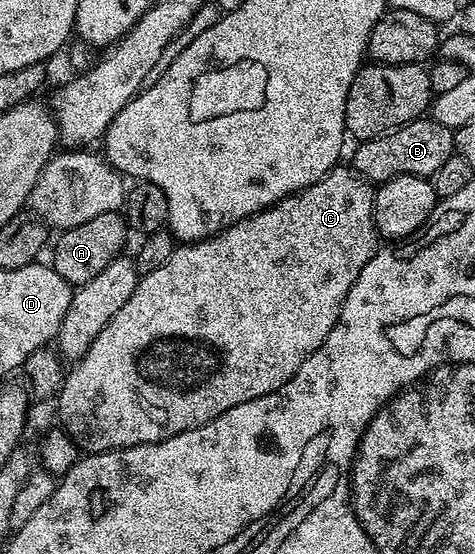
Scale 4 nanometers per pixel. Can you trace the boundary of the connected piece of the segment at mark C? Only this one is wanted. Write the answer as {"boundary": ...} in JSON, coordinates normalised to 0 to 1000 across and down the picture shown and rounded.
{"boundary":[[[712,300],[699,303],[672,329],[596,357],[585,368],[539,383],[520,397],[495,401],[472,419],[438,426],[434,433],[389,437],[366,446],[360,466],[352,466],[352,473],[343,473],[335,487],[318,487],[318,495],[291,504],[284,531],[276,531],[251,567],[242,567],[242,574],[234,574],[234,581],[225,581],[225,588],[208,596],[208,610],[192,617],[192,632],[183,632],[183,639],[143,666],[116,715],[120,744],[128,749],[126,771],[137,774],[173,818],[240,816],[253,809],[324,801],[368,783],[385,783],[461,755],[461,747],[512,726],[528,726],[587,704],[587,697],[602,693],[621,668],[629,668],[629,661],[638,661],[638,653],[646,653],[646,646],[655,646],[655,639],[663,639],[663,632],[680,625],[688,603],[697,603],[718,574],[722,545],[739,516],[747,516],[747,502],[756,502],[764,480],[773,480],[777,468],[794,457],[798,428],[785,399],[785,348],[779,327],[754,318],[741,301]]]}

